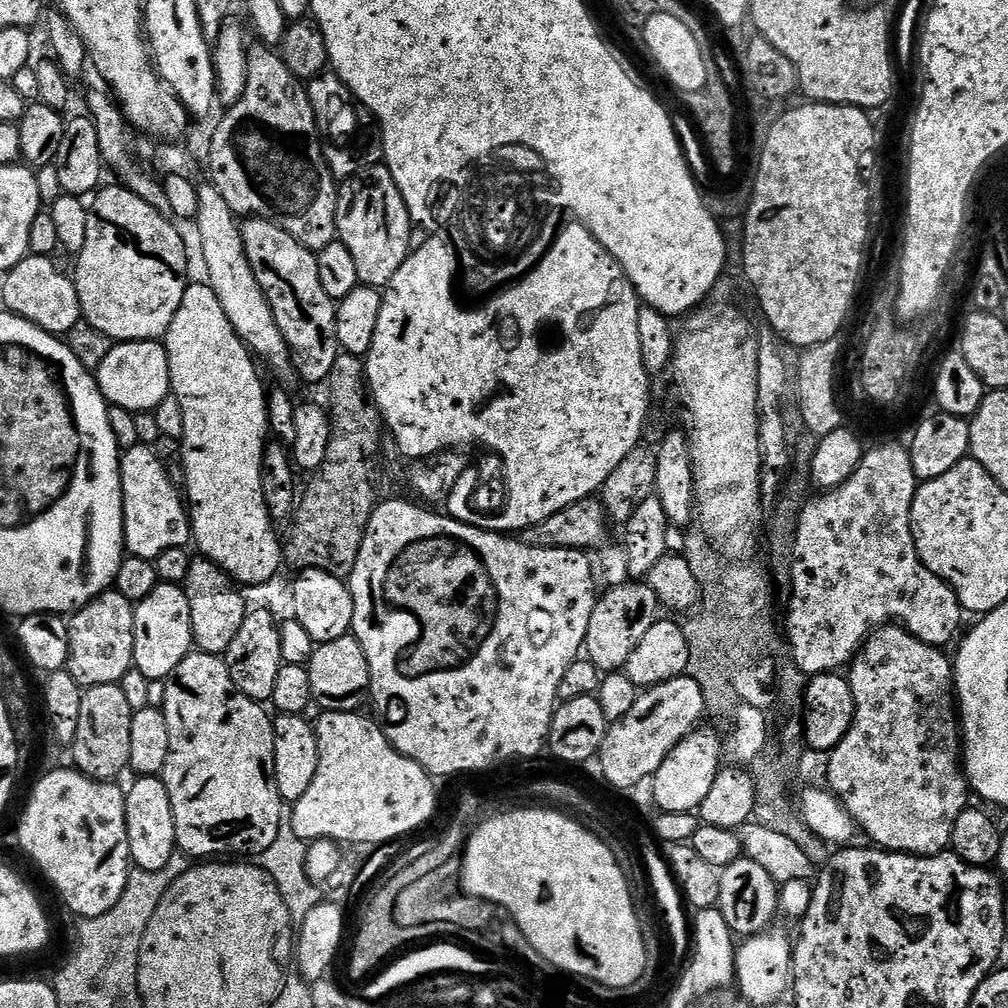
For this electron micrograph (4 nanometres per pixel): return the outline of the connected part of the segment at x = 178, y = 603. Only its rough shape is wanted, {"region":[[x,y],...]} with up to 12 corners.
{"region":[[159,583],[135,605],[134,667],[167,680],[192,651],[190,602]]}

